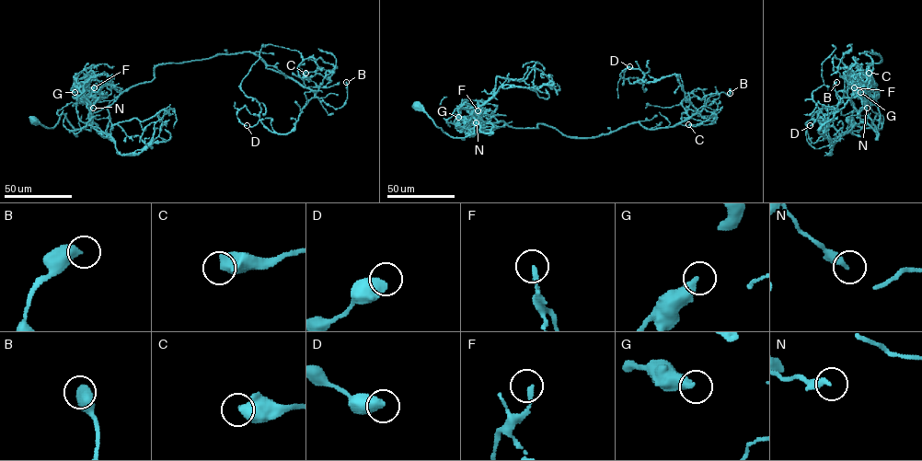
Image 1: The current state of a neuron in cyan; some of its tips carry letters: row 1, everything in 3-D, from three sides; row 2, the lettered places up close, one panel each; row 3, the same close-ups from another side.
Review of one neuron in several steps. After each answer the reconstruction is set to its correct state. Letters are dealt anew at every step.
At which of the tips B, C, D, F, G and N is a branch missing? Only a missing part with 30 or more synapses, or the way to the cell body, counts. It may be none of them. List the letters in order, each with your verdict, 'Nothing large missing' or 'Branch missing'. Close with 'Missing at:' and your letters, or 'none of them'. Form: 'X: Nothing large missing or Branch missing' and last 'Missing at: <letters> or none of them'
B: Nothing large missing
C: Nothing large missing
D: Nothing large missing
F: Nothing large missing
G: Nothing large missing
N: Nothing large missing
Missing at: none of them

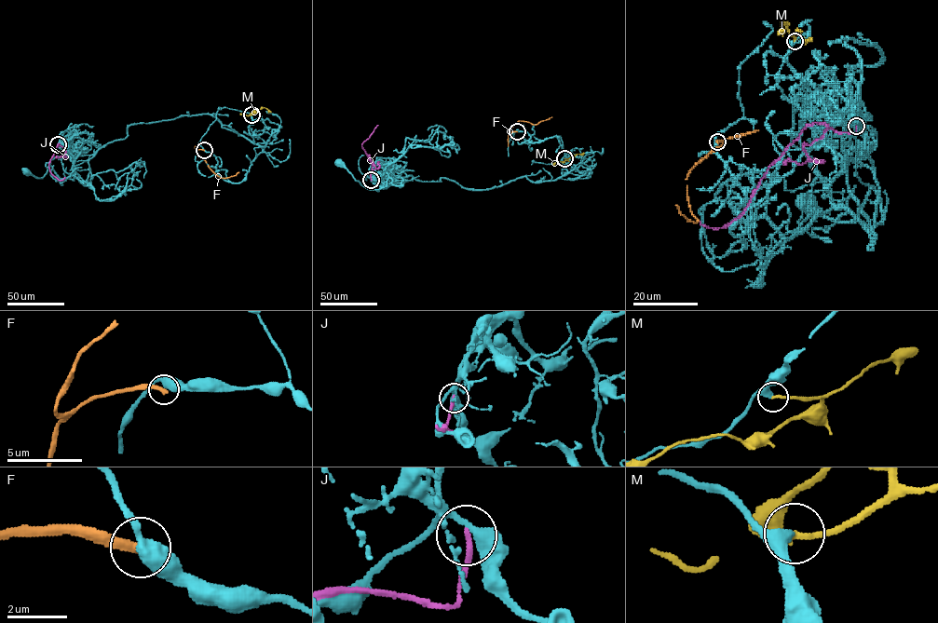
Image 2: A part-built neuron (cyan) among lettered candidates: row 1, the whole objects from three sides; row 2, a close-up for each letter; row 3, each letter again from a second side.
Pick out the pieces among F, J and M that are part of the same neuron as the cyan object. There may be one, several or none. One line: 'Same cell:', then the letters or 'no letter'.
Same cell: M

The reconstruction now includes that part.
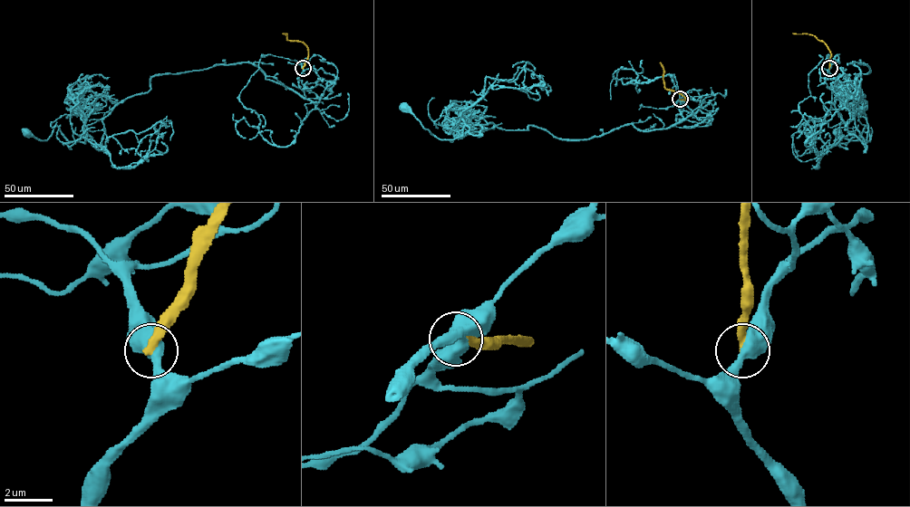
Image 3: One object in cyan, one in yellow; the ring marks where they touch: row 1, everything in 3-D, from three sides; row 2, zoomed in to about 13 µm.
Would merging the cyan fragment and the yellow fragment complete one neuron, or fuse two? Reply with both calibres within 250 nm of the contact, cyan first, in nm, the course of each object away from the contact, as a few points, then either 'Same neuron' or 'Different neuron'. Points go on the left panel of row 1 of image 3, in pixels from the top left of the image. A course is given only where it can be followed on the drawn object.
Thickness 500 nm (cyan) against 340 nm. Course of cyan: (303, 68), (304, 99), (250, 63), (215, 64), (92, 110), (84, 142), (56, 126), (46, 140), (25, 132). Course of yellow: (303, 68), (308, 55), (307, 46), (302, 42), (287, 39), (283, 33). Different neuron

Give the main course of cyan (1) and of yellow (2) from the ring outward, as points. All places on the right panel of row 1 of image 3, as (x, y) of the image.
1: (829, 68), (850, 99), (854, 63), (870, 71), (856, 76), (870, 141), (866, 126), (857, 140), (837, 132)
2: (829, 68), (830, 51), (822, 41), (812, 34), (792, 33)

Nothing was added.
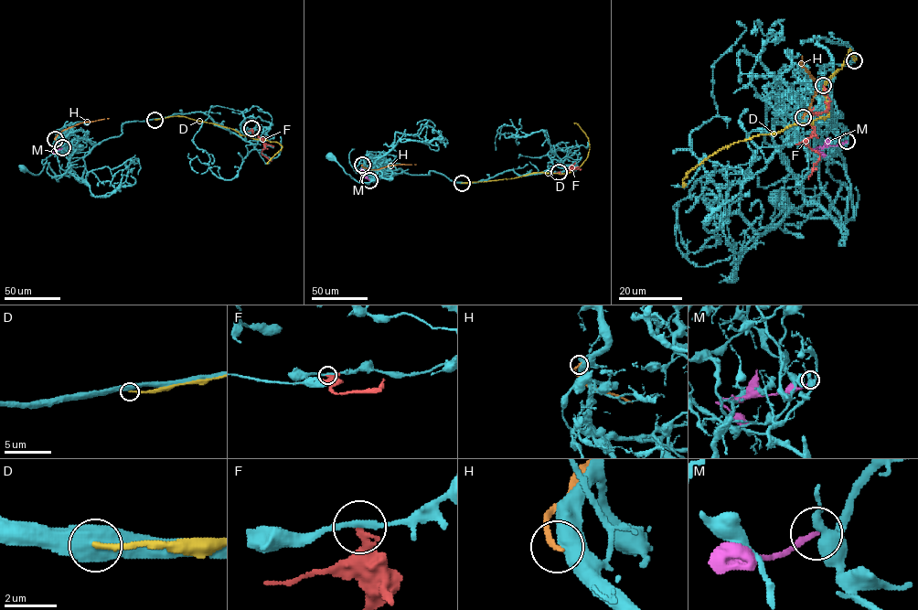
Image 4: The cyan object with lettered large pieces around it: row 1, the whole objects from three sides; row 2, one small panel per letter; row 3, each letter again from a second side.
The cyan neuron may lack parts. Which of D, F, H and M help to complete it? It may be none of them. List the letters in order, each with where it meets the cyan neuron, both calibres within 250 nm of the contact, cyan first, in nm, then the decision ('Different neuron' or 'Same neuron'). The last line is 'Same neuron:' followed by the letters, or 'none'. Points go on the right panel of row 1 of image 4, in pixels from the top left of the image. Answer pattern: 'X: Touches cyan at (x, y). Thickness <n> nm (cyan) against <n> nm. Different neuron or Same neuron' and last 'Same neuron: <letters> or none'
D: Touches cyan at (854, 60). Thickness 600 nm (cyan) against 200 nm. Different neuron
F: Touches cyan at (823, 85). Thickness 200 nm (cyan) against 240 nm. Different neuron
H: Touches cyan at (803, 117). Thickness 550 nm (cyan) against 200 nm. Different neuron
M: Touches cyan at (847, 141). Thickness 320 nm (cyan) against 190 nm. Different neuron
Same neuron: none

